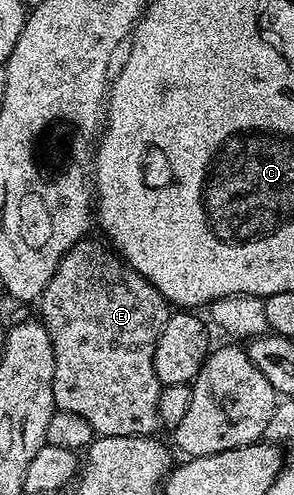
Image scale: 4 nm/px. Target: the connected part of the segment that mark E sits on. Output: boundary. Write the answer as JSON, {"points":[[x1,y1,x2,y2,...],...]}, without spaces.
{"points":[[79,241,65,253,39,299,39,321,47,328,55,352,53,405,83,416,97,436,156,435,161,426,162,385,155,376,155,344,169,319,170,303,104,241,89,241]]}

